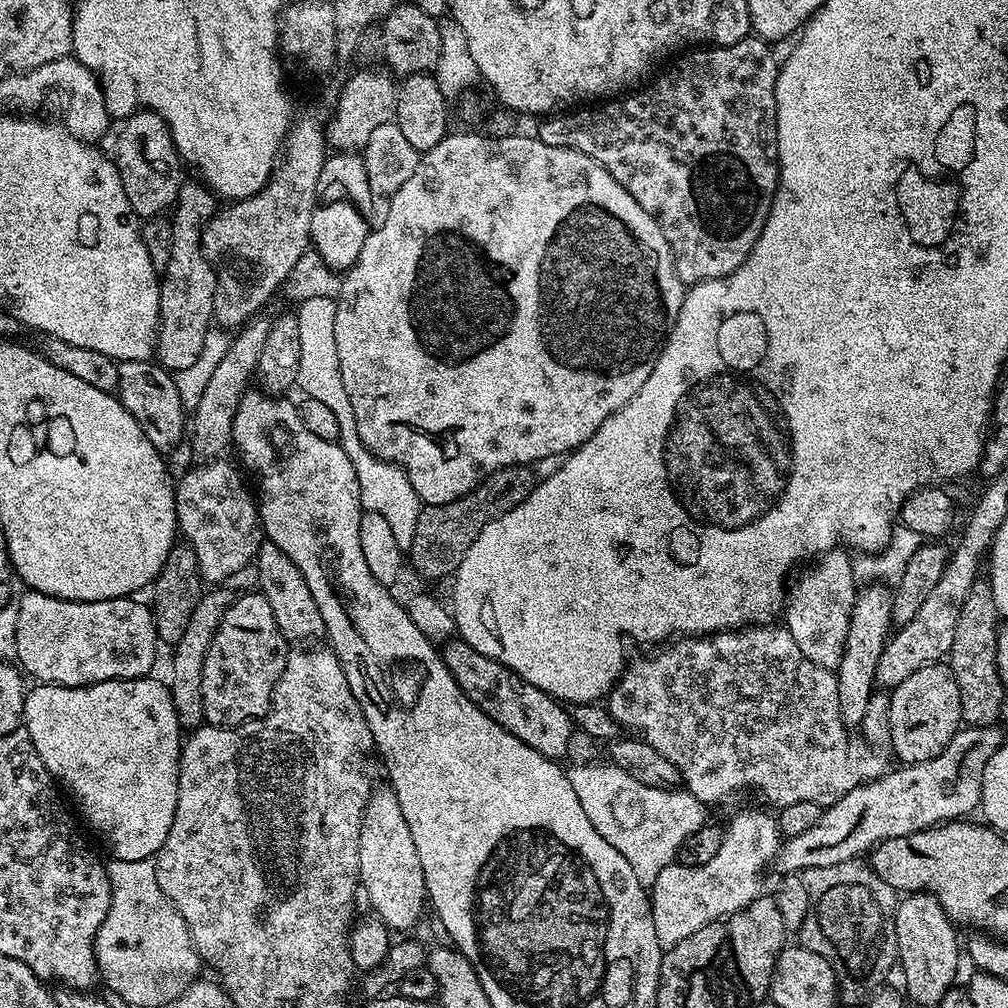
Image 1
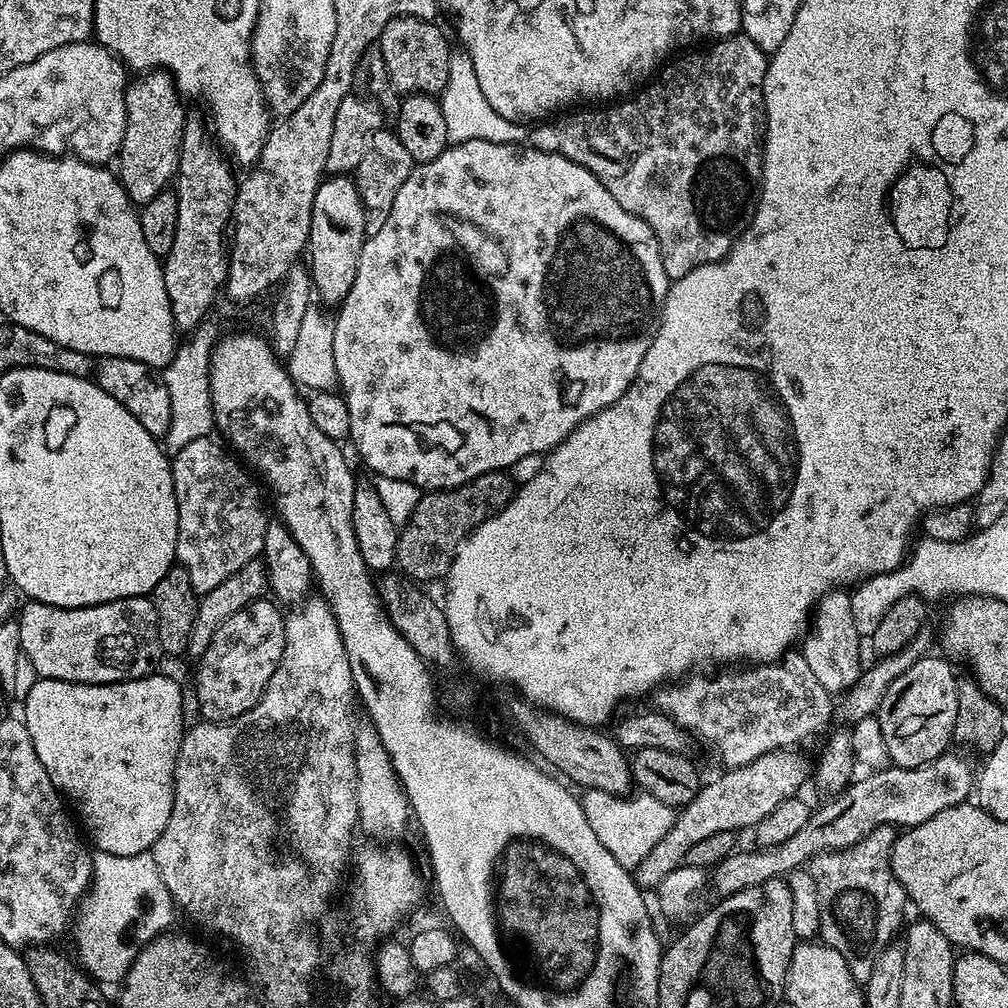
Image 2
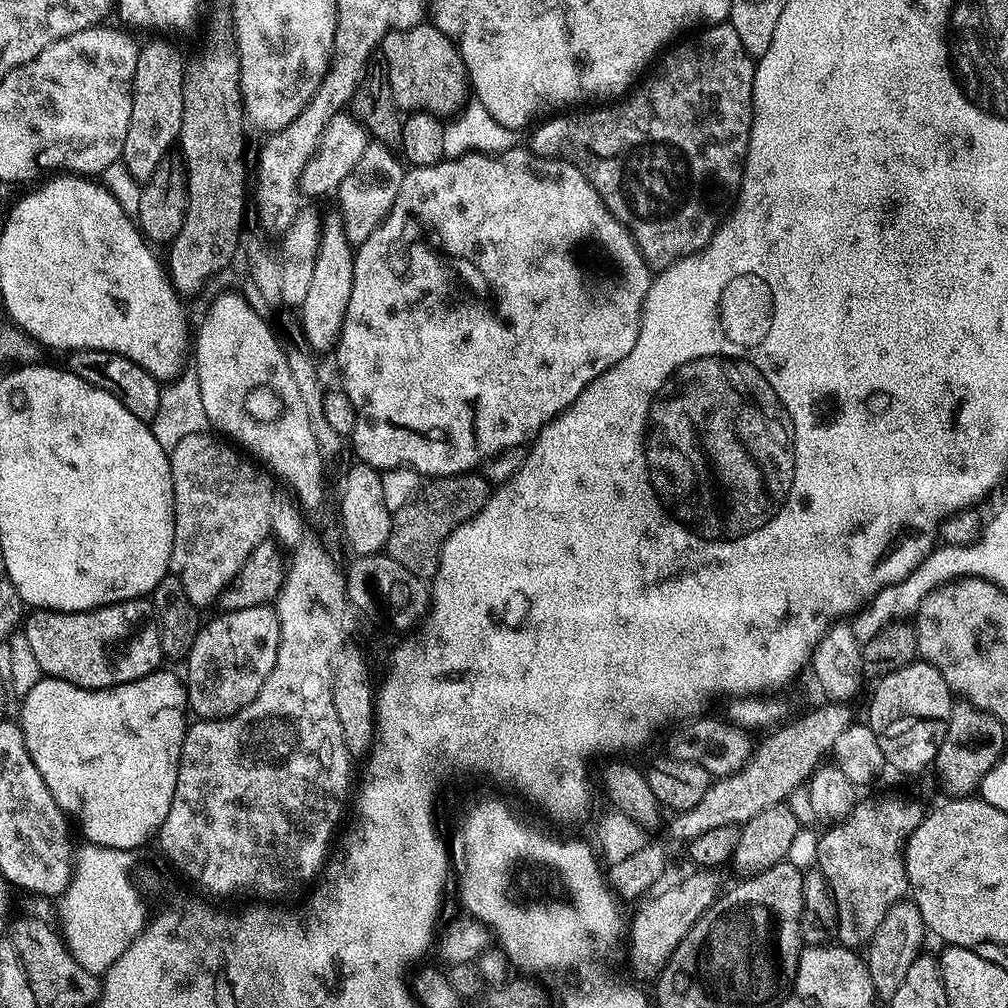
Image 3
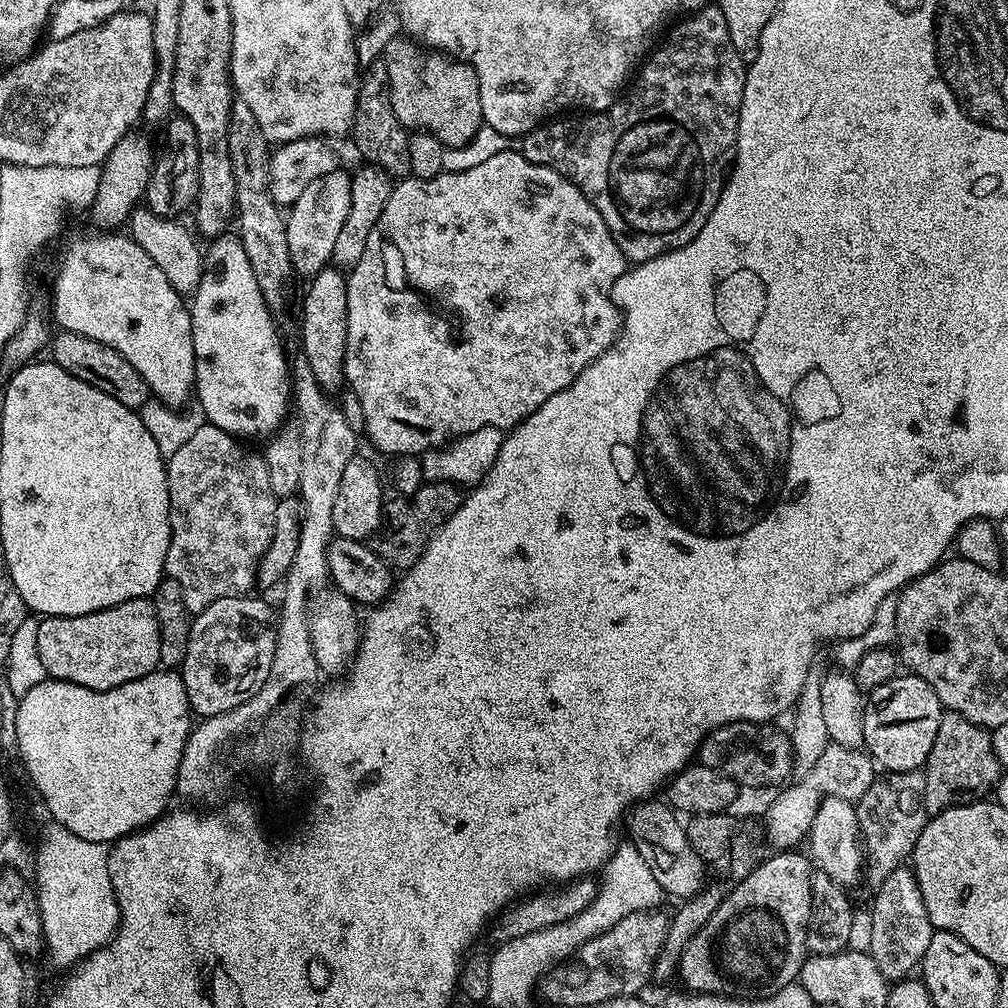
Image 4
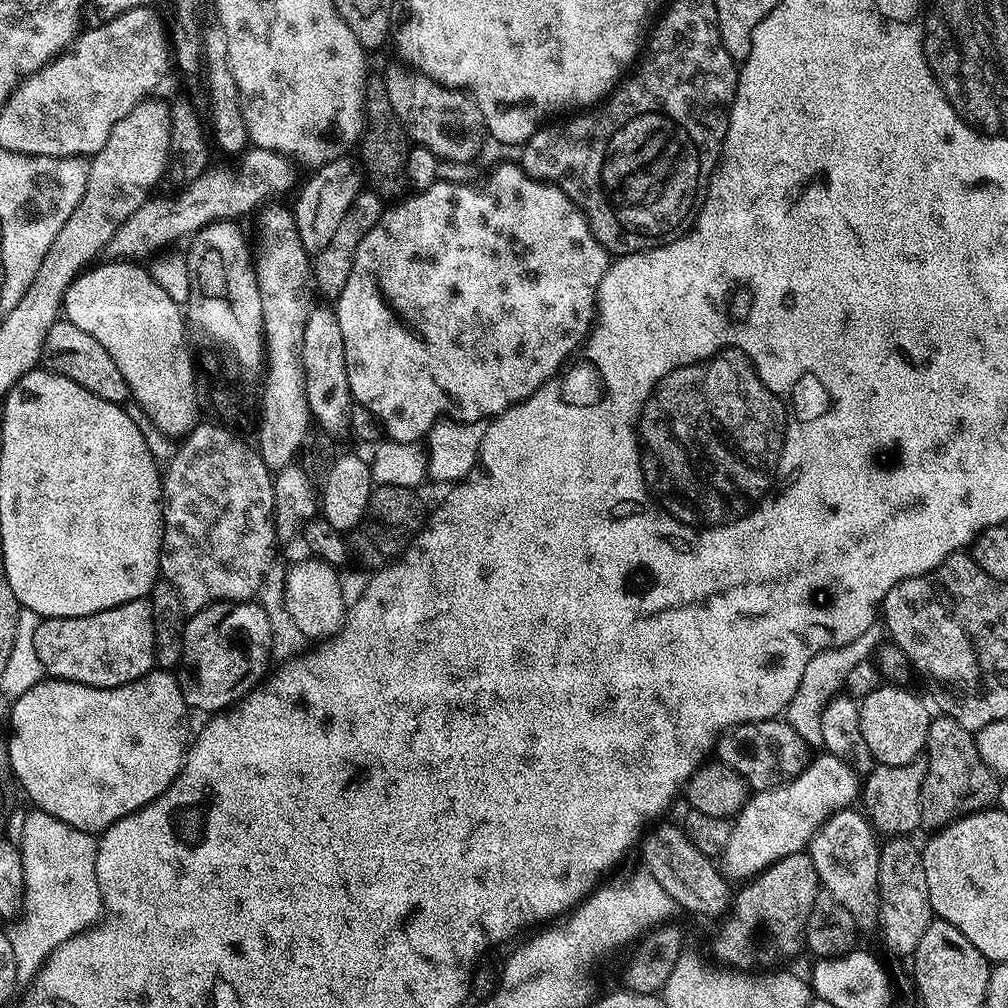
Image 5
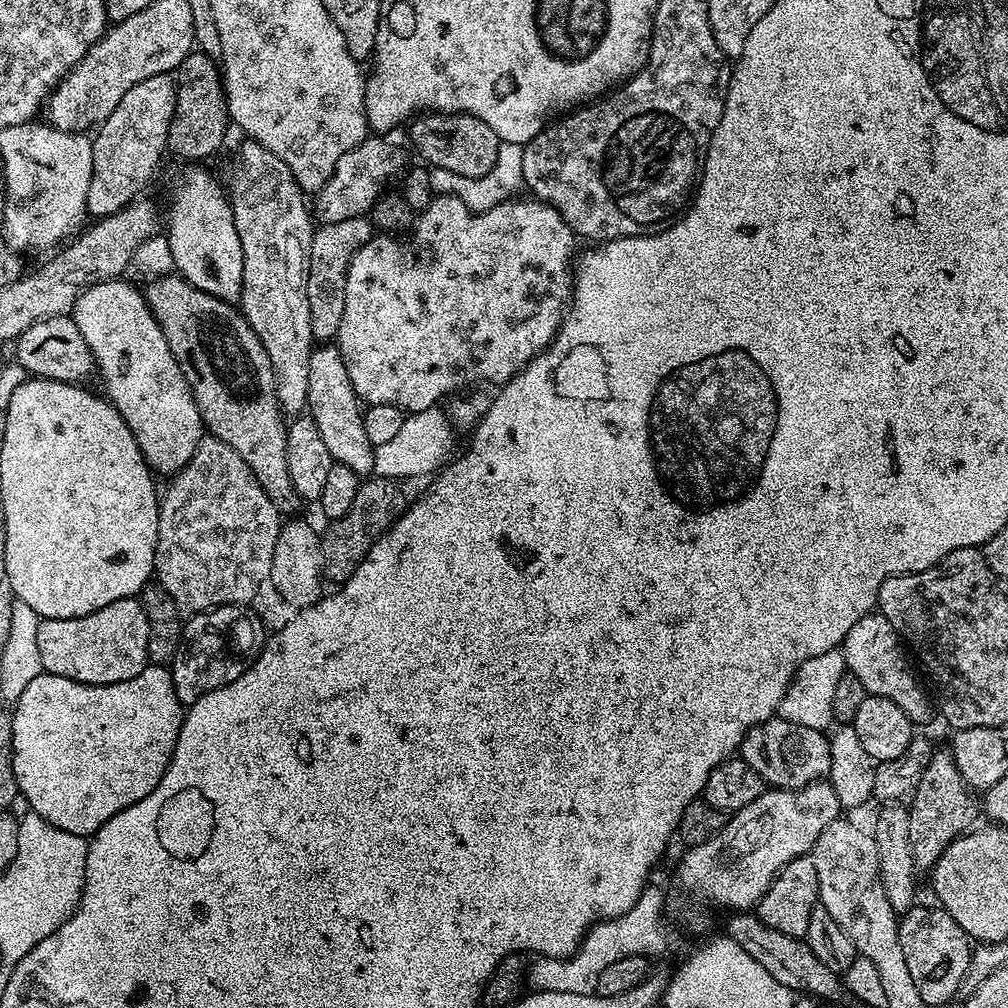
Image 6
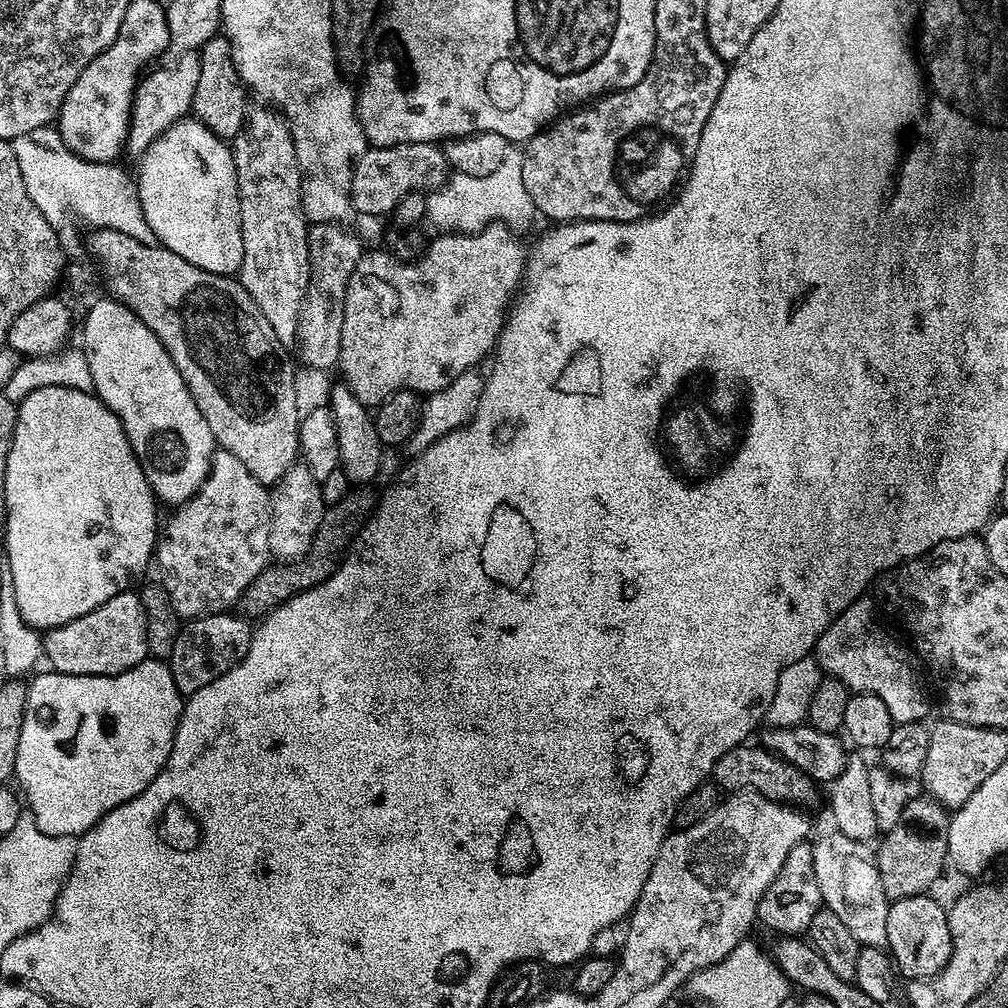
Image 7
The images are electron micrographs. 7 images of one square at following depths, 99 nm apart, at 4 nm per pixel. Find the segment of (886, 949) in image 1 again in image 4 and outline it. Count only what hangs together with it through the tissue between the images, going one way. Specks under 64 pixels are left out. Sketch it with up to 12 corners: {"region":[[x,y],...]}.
{"region":[[923,771],[888,772],[855,801],[879,886],[928,823]]}

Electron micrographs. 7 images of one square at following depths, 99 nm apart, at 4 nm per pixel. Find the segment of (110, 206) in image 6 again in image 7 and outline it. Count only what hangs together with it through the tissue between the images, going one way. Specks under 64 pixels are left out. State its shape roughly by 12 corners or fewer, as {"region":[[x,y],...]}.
{"region":[[172,60],[139,77],[126,148],[143,152],[192,105],[194,68]]}

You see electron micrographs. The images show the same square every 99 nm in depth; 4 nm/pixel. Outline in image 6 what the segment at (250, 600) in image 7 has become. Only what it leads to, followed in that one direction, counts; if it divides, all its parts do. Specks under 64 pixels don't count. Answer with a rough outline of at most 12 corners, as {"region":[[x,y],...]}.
{"region":[[373,475],[322,536],[342,586],[406,507],[397,481]]}

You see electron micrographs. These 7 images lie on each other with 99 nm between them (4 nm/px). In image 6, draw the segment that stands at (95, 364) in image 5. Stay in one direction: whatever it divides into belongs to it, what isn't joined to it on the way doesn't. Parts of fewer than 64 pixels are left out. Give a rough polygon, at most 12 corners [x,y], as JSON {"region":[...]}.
{"region":[[71,315],[39,320],[14,341],[25,373],[84,382],[94,361]]}

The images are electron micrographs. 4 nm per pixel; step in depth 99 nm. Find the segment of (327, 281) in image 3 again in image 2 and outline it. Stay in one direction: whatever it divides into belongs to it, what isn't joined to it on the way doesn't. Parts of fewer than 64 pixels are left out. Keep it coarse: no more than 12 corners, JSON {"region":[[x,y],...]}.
{"region":[[321,180],[306,267],[319,303],[350,294],[366,239],[356,181]]}

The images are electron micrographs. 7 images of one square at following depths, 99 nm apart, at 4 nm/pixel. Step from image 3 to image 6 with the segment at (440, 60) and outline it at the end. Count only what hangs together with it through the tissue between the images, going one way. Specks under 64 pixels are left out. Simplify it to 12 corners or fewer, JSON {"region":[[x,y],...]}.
{"region":[[469,112],[411,121],[425,165],[487,176],[502,141]]}

